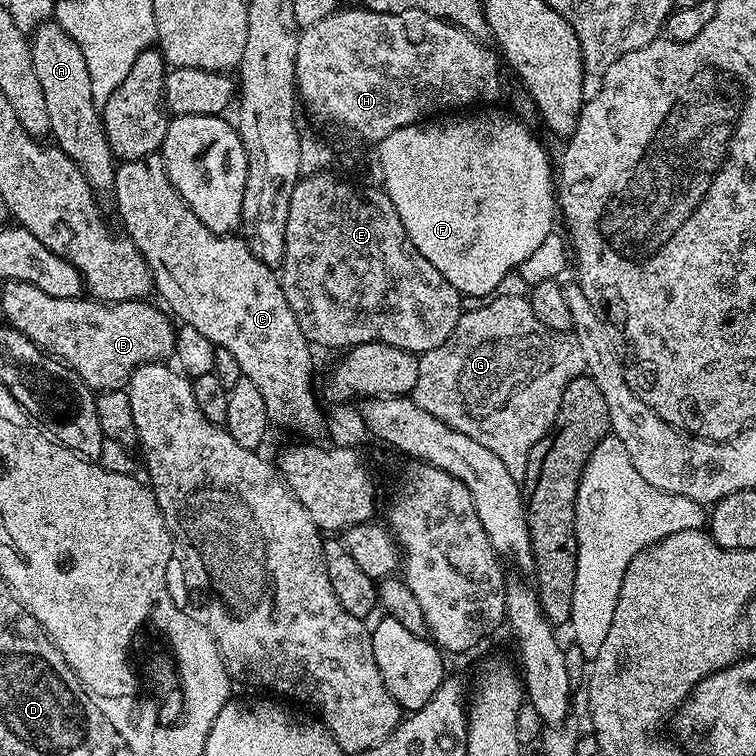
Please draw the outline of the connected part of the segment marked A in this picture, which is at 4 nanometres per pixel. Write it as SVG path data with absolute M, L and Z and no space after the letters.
M45 22L37 25L31 33L32 61L34 62L34 74L38 74L38 82L42 85L42 95L46 97L46 111L50 114L50 133L55 147L62 149L74 163L82 170L86 182L97 194L111 193L114 186L114 178L118 167L114 159L108 139L104 133L104 118L101 109L94 102L94 94L90 91L90 70L86 70L86 58L82 58L82 50L78 50L78 44L62 26L55 22Z

